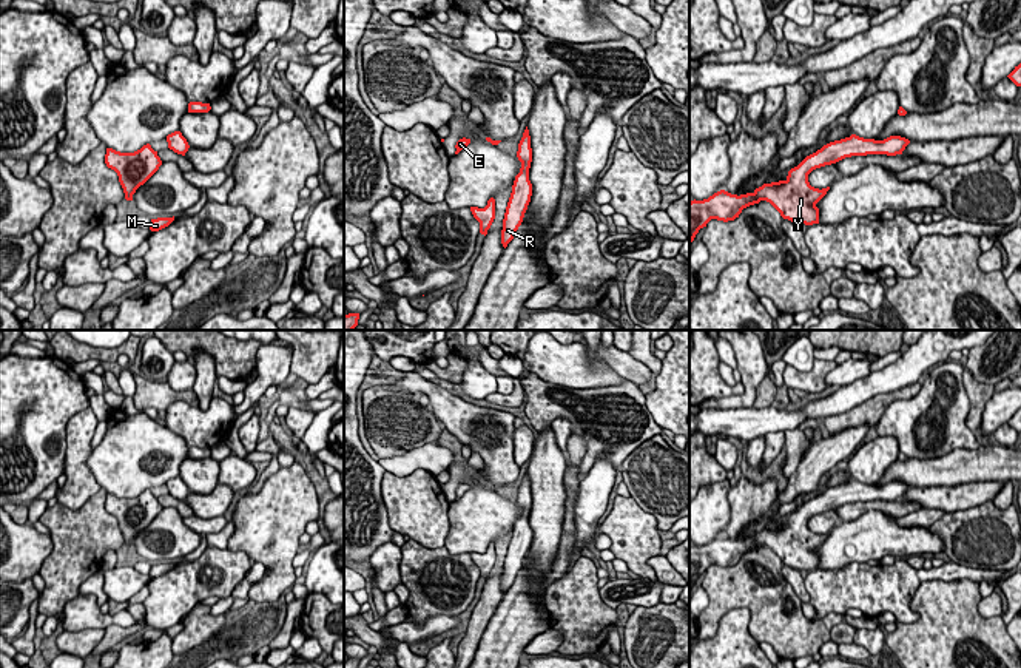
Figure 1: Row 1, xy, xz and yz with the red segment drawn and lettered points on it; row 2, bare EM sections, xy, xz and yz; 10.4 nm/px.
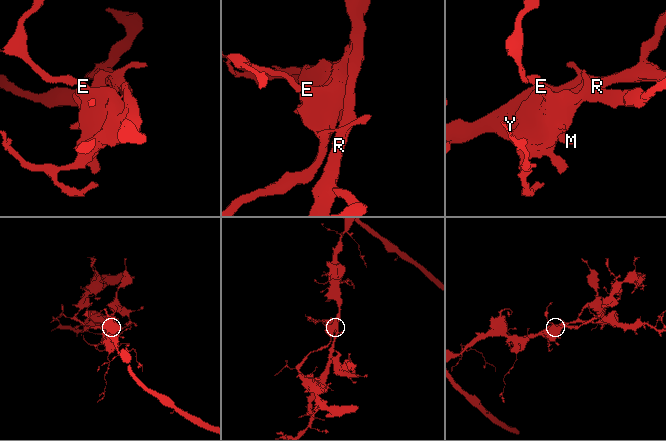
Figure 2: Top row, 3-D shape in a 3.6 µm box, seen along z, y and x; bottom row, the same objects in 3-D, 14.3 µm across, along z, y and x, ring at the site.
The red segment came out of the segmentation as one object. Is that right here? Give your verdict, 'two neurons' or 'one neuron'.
one neuron

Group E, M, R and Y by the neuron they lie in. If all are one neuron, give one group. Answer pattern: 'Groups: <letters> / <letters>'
Groups: E M R Y

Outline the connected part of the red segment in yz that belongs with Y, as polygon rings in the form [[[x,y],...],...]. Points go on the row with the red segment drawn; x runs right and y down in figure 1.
[[[851,134],[850,137],[830,142],[807,156],[797,167],[788,171],[785,180],[763,184],[753,193],[740,196],[720,190],[708,199],[694,199],[689,202],[689,245],[699,230],[706,227],[711,219],[723,222],[734,221],[743,208],[759,204],[760,201],[770,202],[783,219],[797,225],[819,224],[819,208],[816,204],[827,194],[830,187],[822,190],[811,187],[808,174],[813,170],[851,156],[902,154],[908,143],[910,140],[901,136],[874,140]]]

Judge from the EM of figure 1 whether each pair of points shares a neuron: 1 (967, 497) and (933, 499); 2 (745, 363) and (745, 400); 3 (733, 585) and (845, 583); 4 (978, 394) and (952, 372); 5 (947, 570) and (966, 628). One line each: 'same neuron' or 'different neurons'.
1: same neuron
2: same neuron
3: different neurons
4: different neurons
5: different neurons

